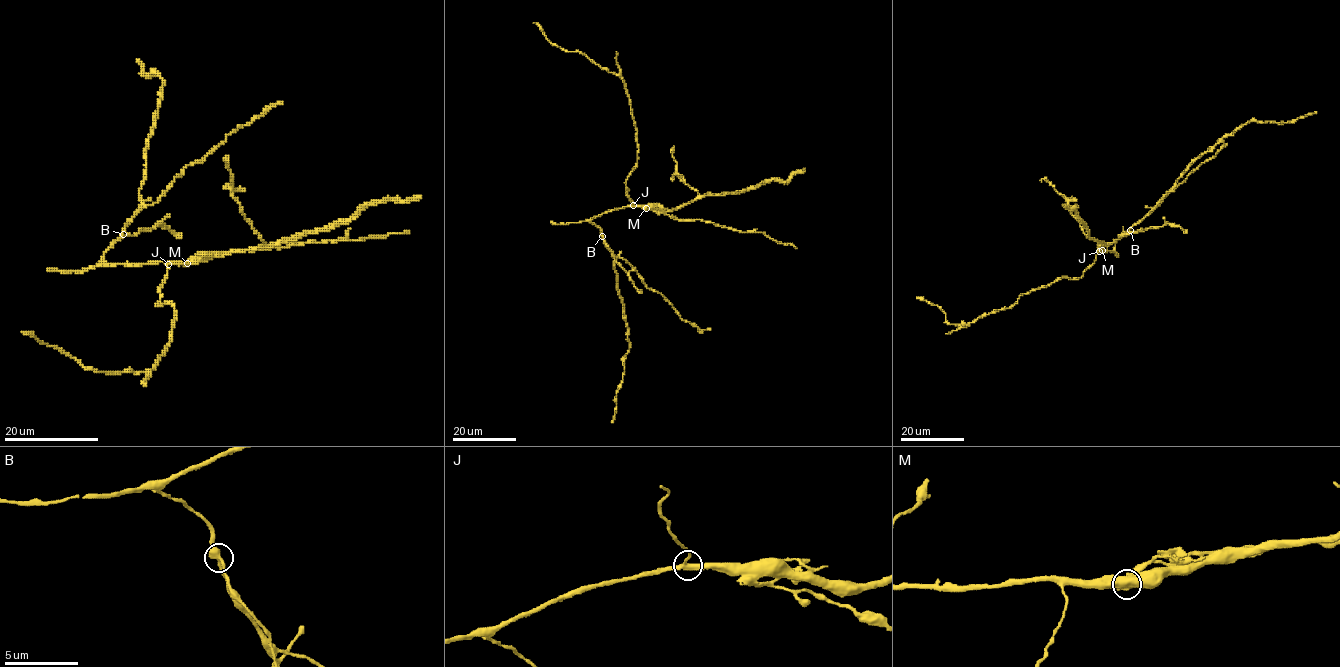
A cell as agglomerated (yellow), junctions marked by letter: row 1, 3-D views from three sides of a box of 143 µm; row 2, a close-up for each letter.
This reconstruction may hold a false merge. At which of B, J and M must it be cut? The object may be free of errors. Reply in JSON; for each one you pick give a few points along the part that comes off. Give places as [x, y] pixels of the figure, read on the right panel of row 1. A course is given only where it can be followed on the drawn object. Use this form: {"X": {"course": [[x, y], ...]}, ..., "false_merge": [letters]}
{"M": {"course": [[1102, 250], [1106, 244], [1142, 228]]}, "false_merge": ["M"]}

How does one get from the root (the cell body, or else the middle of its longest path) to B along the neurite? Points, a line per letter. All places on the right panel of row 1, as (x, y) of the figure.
B: (1104, 251), (1112, 251), (1118, 237), (1130, 230)

